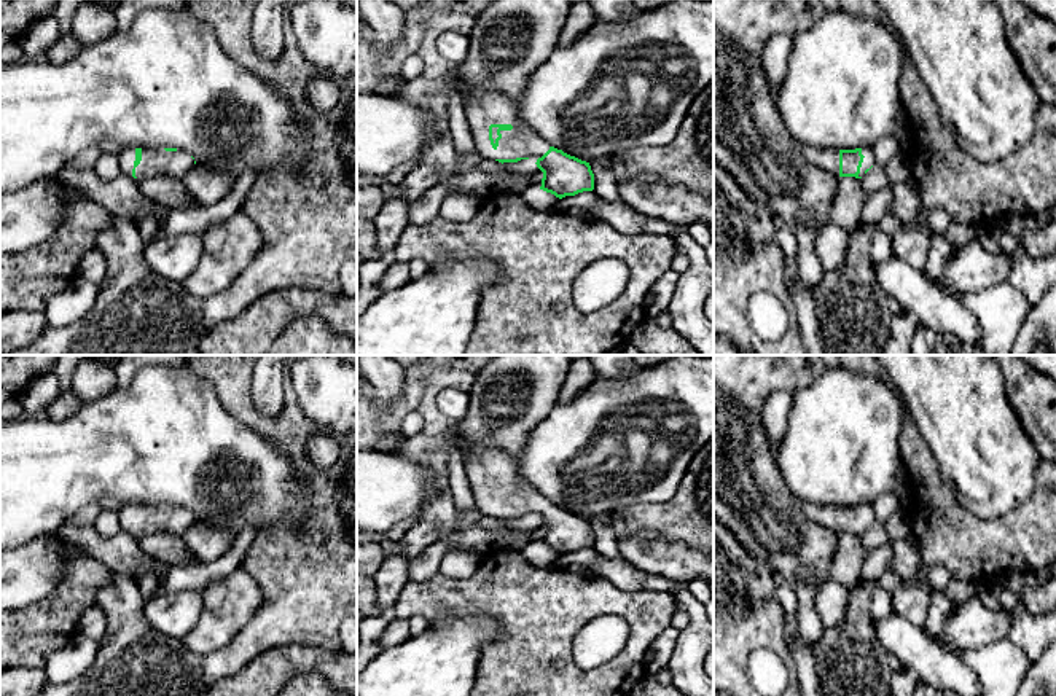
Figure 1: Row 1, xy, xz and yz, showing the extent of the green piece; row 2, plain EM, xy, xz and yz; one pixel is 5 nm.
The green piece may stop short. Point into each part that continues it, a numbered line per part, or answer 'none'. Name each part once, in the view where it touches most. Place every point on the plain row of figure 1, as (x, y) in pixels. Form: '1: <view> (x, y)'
1: xz (483, 464)

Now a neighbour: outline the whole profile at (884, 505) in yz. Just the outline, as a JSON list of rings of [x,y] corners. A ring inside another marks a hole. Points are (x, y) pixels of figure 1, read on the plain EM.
[[[892,492],[881,494],[871,503],[876,521],[886,522],[895,511],[900,511],[900,502]]]

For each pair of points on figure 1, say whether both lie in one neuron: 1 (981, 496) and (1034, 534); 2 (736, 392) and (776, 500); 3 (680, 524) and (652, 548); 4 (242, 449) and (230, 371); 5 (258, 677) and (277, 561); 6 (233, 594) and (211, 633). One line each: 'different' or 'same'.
1: different
2: same
3: different
4: different
5: different
6: same

